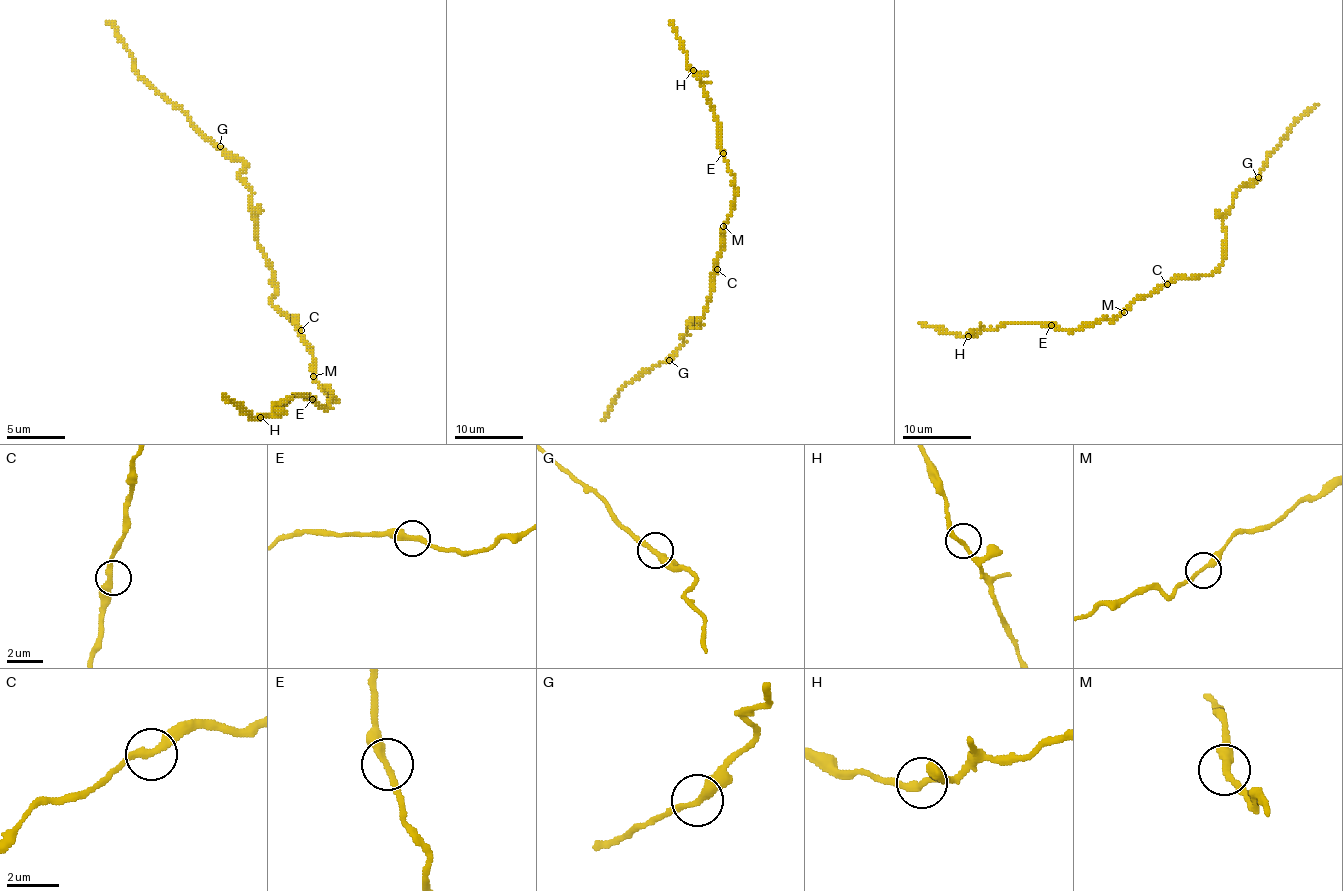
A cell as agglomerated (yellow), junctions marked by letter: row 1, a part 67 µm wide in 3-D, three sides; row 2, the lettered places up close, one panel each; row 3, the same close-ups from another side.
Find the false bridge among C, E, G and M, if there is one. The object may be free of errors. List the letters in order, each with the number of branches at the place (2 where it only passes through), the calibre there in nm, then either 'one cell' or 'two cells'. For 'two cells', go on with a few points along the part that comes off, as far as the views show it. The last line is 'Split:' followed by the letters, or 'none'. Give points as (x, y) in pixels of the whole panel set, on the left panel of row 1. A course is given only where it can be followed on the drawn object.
C: branches 2; calibre 320 nm; one cell
E: branches 2; calibre 320 nm; one cell
G: branches 2; calibre 280 nm; one cell
M: branches 2; calibre 280 nm; one cell
Split: none

